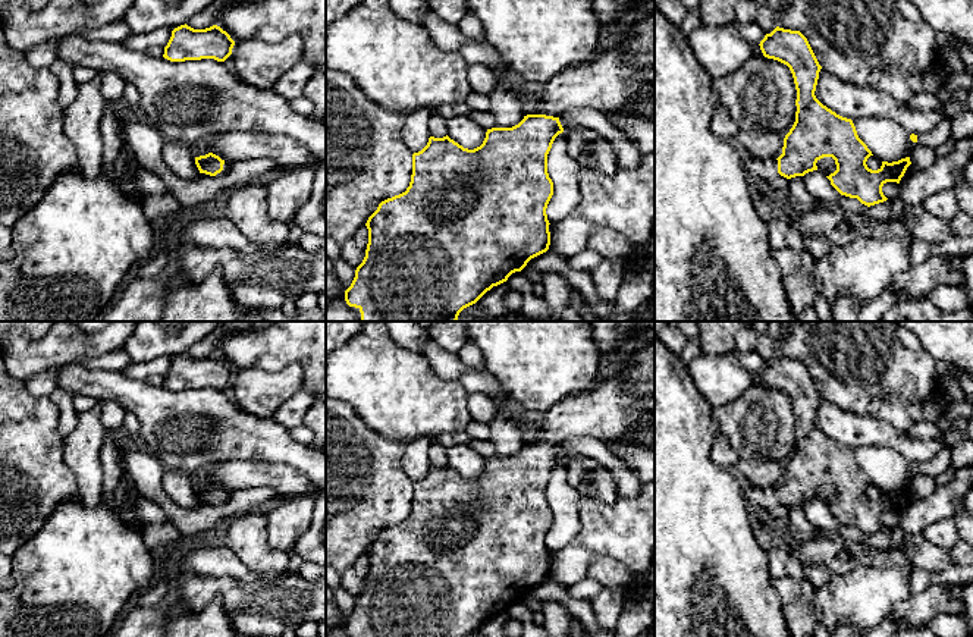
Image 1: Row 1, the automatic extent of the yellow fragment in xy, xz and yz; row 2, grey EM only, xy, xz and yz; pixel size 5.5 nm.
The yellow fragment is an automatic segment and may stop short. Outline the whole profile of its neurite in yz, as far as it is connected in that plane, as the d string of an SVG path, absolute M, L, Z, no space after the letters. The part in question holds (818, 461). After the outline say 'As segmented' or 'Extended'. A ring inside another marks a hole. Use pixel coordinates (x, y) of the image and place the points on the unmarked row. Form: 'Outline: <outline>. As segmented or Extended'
Outline: M776 355L759 374L765 386L790 396L797 418L797 440L784 467L782 483L778 487L756 487L743 481L746 502L766 509L778 503L791 508L817 499L820 487L832 486L837 499L826 506L841 524L857 527L867 536L886 530L882 515L886 511L900 512L911 493L910 486L882 490L878 499L867 496L866 490L873 483L859 467L853 449L837 443L815 424L822 395L800 360Z. Extended

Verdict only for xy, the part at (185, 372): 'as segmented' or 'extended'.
as segmented

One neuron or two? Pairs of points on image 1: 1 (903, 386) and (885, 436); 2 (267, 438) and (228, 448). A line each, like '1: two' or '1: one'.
1: two
2: one

